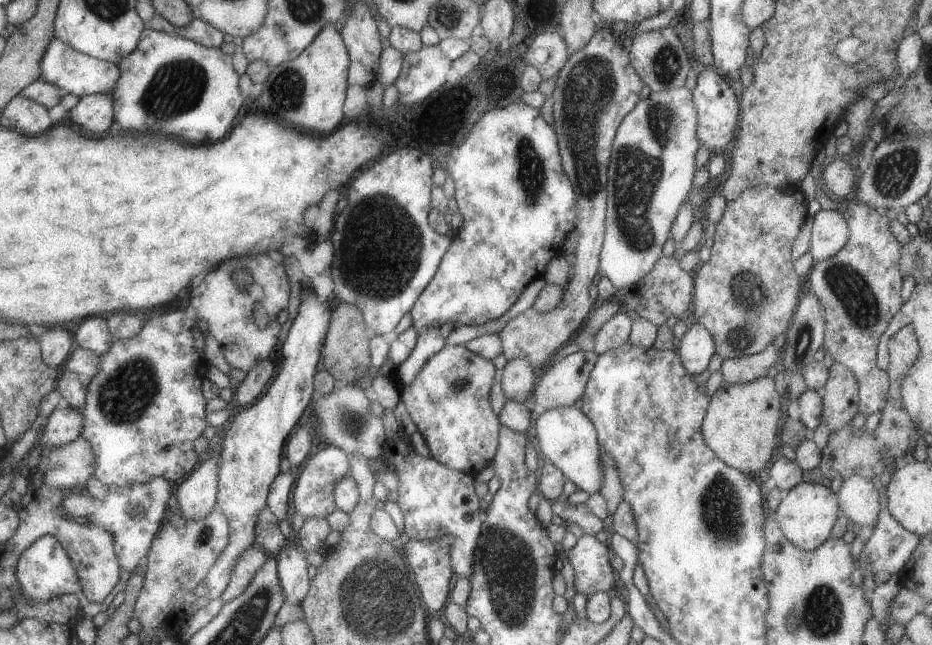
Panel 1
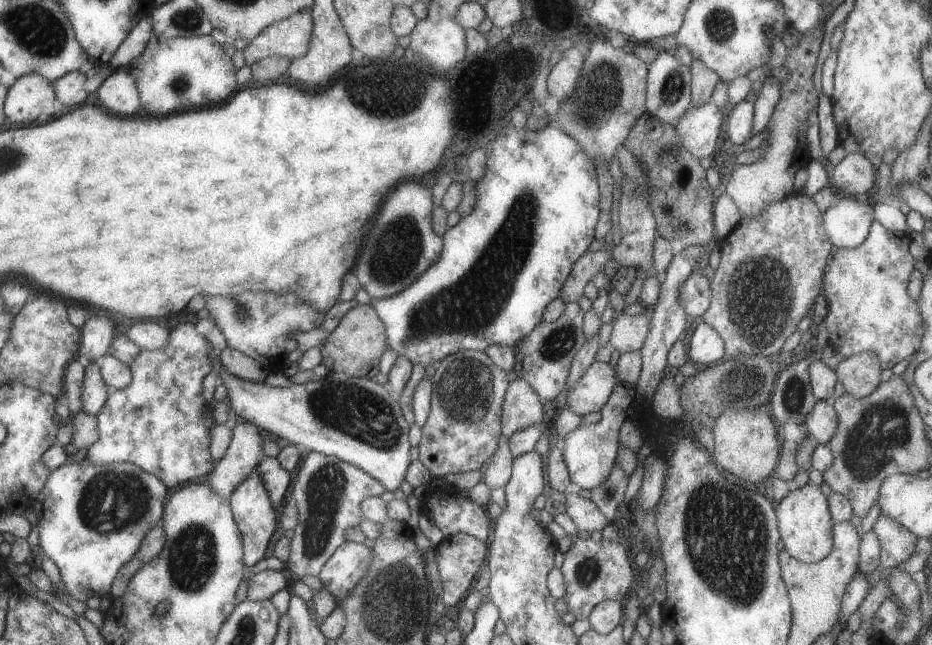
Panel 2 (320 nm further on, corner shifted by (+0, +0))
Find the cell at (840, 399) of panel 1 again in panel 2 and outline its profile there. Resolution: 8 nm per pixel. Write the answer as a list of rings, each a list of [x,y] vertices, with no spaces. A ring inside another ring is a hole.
[[[863,351],[844,358],[834,370],[844,392],[853,398],[867,396],[880,383],[882,366],[875,353]]]

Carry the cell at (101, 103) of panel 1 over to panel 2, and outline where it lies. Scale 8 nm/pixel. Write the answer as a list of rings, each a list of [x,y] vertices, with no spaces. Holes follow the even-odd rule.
[[[114,69],[100,84],[97,98],[104,109],[119,116],[133,116],[142,112],[135,79],[123,69]]]

